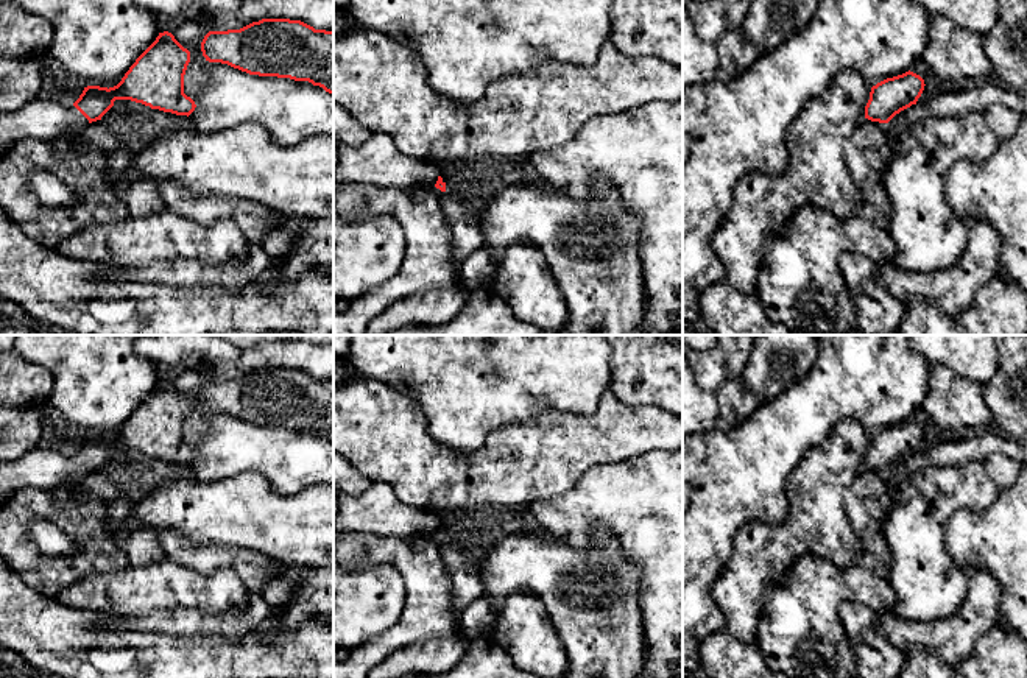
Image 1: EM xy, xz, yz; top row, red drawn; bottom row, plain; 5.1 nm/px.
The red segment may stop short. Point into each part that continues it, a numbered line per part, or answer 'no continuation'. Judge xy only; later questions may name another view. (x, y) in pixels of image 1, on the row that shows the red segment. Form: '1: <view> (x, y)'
1: xy (49, 117)

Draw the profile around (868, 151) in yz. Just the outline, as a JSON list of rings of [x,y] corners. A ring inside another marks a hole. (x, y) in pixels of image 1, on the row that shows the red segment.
[[[863,117],[845,145],[845,159],[862,193],[857,215],[888,231],[891,204],[882,178],[893,159],[893,147],[887,126]]]

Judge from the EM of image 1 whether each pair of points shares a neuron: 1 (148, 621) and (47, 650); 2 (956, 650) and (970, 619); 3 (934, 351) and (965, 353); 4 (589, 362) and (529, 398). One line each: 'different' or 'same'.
1: different
2: same
3: same
4: same

